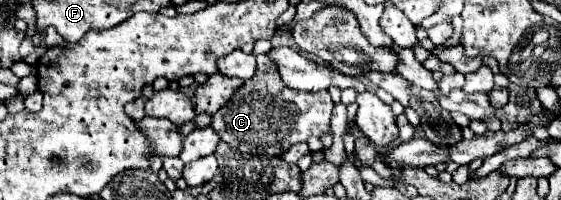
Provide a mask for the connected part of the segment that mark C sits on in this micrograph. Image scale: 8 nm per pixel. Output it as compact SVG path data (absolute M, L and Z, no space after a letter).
M259 54L257 72L221 110L213 114L211 128L223 142L227 142L235 150L281 156L289 146L307 142L309 136L323 136L325 132L329 132L331 112L333 100L329 92L305 94L287 88L269 54Z

